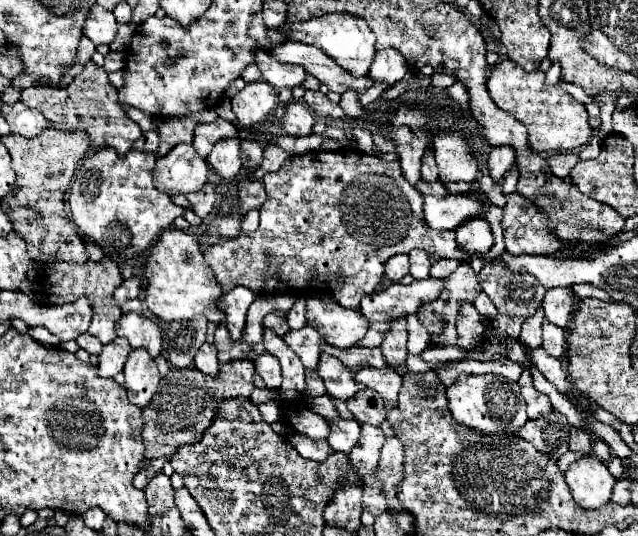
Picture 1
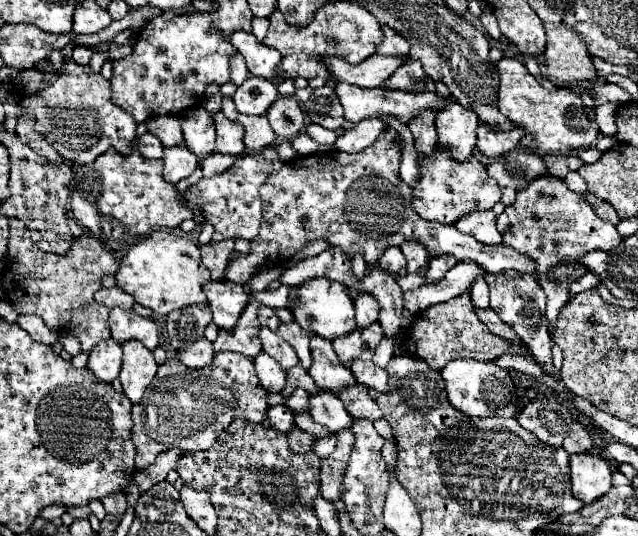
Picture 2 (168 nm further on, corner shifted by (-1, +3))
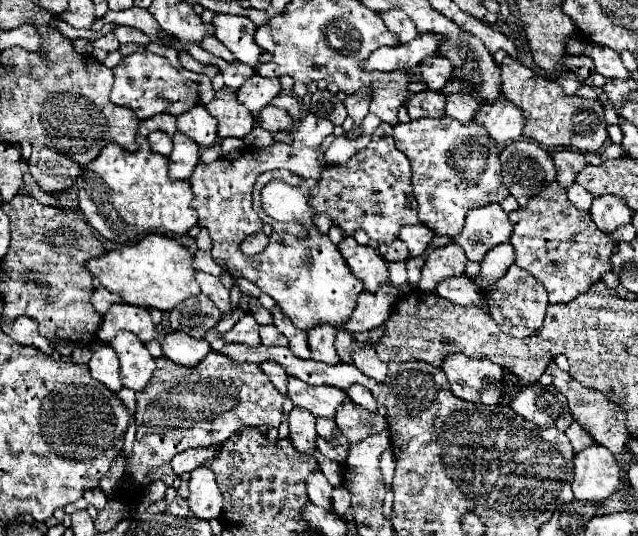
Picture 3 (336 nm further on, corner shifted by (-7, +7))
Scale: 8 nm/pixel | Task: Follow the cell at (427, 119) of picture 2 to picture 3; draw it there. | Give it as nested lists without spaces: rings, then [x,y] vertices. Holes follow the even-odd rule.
[[[421,91],[409,103],[407,111],[411,119],[425,119],[425,117],[443,117],[445,113],[445,95],[439,91]]]

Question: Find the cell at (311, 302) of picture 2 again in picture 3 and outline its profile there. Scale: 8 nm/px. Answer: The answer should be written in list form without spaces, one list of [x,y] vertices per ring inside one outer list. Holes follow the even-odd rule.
[[[307,115],[301,119],[301,125],[297,125],[297,129],[291,131],[291,137],[293,137],[293,143],[299,143],[299,149],[297,147],[291,147],[287,143],[275,143],[271,149],[247,149],[241,153],[239,159],[235,161],[229,161],[229,159],[217,159],[213,163],[201,163],[197,165],[197,169],[193,171],[193,177],[189,179],[191,183],[191,189],[193,189],[193,209],[197,209],[199,213],[199,225],[207,227],[209,229],[209,235],[211,235],[211,241],[213,241],[213,249],[211,249],[211,255],[213,259],[219,263],[219,265],[227,265],[231,275],[233,277],[245,277],[249,281],[253,281],[263,293],[271,295],[277,305],[281,307],[281,311],[293,321],[293,325],[297,329],[313,329],[321,323],[329,323],[333,327],[343,327],[353,311],[355,311],[355,305],[357,305],[357,295],[365,289],[361,285],[361,281],[357,281],[353,277],[353,273],[349,271],[349,267],[345,265],[339,249],[329,241],[327,235],[321,235],[315,225],[311,223],[313,219],[313,211],[309,207],[303,209],[303,217],[301,217],[301,223],[309,229],[309,239],[301,241],[297,237],[289,237],[285,233],[273,233],[271,239],[269,239],[269,245],[265,247],[265,251],[261,251],[259,255],[253,255],[253,257],[247,257],[239,251],[239,243],[246,237],[260,231],[263,227],[263,222],[253,211],[253,205],[251,205],[251,191],[253,191],[253,185],[255,185],[255,179],[257,175],[261,175],[265,171],[275,169],[287,169],[297,173],[299,171],[299,177],[307,179],[307,191],[313,187],[313,181],[317,181],[317,177],[321,177],[321,169],[325,167],[325,159],[321,155],[321,141],[333,133],[333,125],[329,125],[329,121],[317,117],[317,115]]]

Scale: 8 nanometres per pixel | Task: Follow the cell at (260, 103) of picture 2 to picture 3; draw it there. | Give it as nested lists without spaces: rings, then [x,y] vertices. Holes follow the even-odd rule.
[[[251,75],[237,91],[237,97],[253,115],[259,115],[259,111],[263,107],[267,107],[271,103],[271,99],[275,99],[279,93],[281,93],[279,79]]]

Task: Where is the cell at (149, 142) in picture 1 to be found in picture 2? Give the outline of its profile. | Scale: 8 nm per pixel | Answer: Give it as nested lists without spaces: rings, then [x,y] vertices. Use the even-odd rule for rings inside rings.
[[[145,133],[145,135],[139,137],[139,151],[147,159],[161,159],[163,157],[161,141],[155,135],[151,135],[151,133]]]

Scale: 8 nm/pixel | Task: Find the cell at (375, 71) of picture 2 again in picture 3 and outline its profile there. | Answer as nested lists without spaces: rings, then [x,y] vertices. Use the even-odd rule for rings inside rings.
[[[419,35],[409,45],[397,45],[397,47],[381,47],[375,53],[365,59],[363,69],[365,71],[397,71],[397,69],[413,69],[417,67],[425,57],[435,55],[439,43],[443,37],[437,35]]]

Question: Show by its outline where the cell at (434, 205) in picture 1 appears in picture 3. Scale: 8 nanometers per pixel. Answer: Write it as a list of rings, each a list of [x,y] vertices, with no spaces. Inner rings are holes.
[[[451,117],[419,119],[413,123],[399,123],[393,137],[395,145],[411,163],[411,183],[413,197],[419,205],[419,219],[437,235],[457,235],[469,209],[501,203],[509,195],[501,177],[497,145],[493,145],[481,125],[461,125]],[[461,155],[463,171],[459,169]]]

